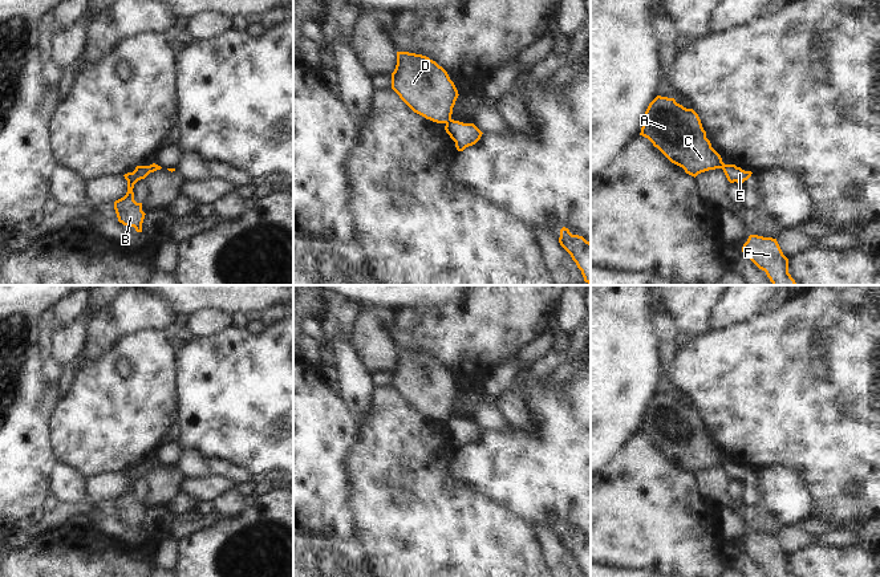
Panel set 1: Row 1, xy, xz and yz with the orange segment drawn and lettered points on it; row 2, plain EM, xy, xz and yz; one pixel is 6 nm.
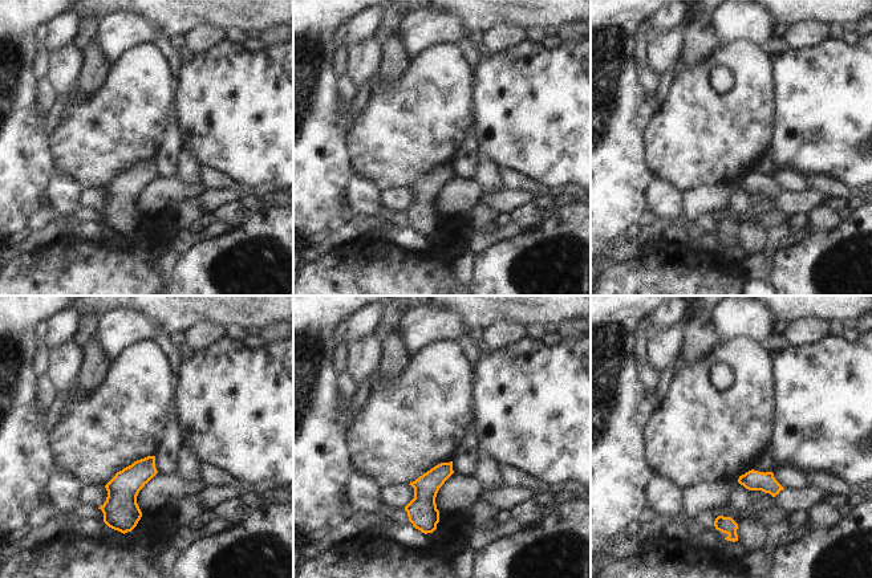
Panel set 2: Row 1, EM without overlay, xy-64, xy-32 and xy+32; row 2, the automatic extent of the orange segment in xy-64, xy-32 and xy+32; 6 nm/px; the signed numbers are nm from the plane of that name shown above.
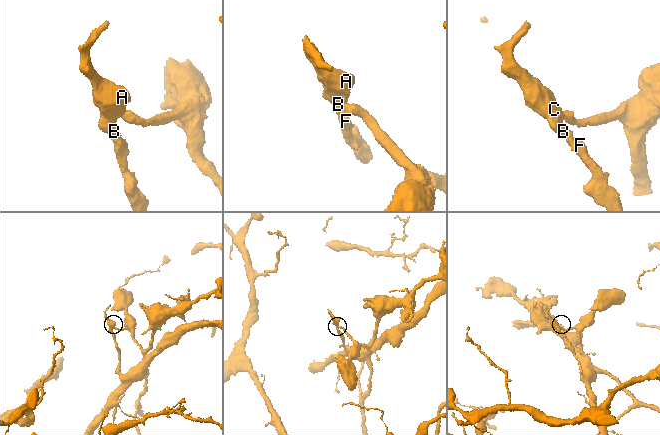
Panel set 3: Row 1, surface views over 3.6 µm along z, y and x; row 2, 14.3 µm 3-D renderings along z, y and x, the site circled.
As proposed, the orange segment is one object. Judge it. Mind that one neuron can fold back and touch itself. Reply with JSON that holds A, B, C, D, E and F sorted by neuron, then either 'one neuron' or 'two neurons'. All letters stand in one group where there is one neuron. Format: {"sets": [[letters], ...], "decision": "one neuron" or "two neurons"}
{"sets": [["A", "B", "C", "D", "F"], ["E"]], "decision": "two neurons"}

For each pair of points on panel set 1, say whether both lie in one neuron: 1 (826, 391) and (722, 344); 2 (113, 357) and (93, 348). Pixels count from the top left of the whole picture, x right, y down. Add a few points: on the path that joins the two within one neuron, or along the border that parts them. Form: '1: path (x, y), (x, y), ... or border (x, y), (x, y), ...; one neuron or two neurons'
1: path (801, 381), (765, 381), (747, 369); one neuron
2: border (118, 337), (109, 352), (93, 362), (82, 364); two neurons

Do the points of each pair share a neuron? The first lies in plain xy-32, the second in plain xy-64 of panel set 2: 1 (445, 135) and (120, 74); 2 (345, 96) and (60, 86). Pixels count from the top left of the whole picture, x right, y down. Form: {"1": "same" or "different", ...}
{"1": "same", "2": "different"}

